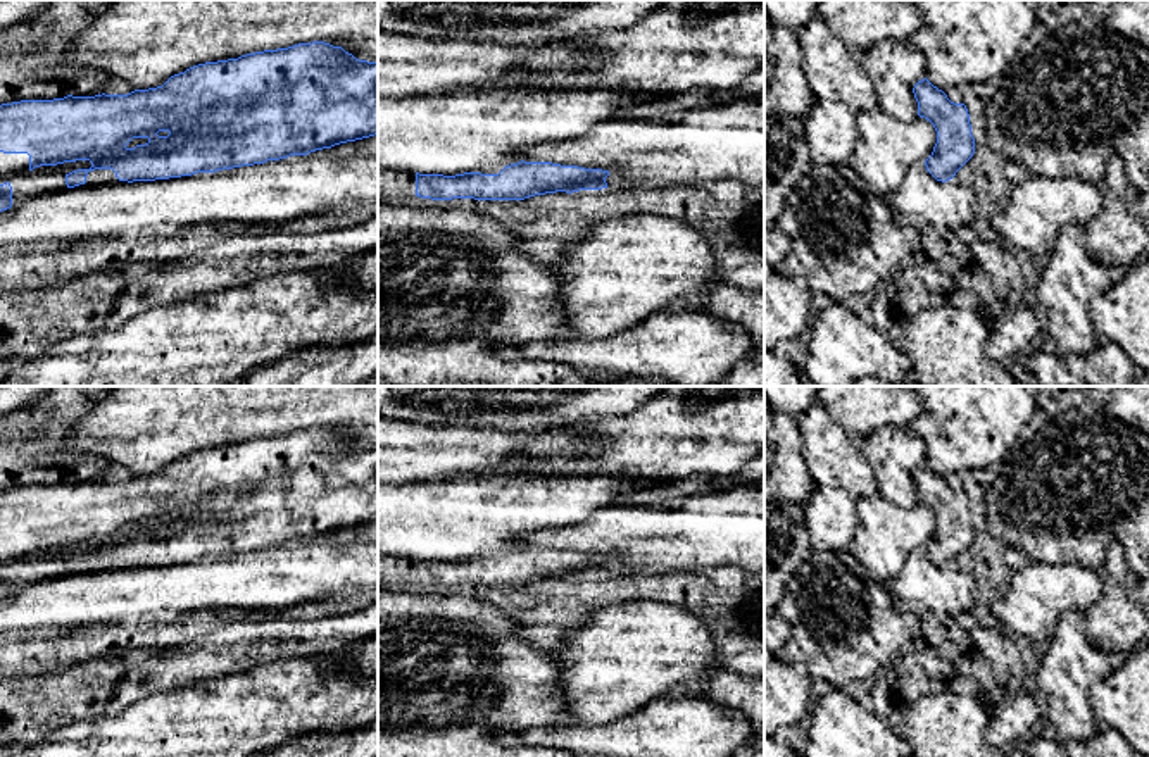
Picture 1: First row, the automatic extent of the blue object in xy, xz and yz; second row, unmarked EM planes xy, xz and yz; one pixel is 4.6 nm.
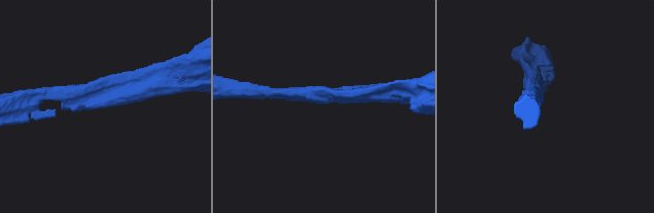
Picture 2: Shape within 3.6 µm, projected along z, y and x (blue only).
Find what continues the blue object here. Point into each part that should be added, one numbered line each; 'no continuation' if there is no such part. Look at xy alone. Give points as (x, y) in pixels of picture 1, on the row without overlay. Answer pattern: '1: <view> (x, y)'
1: xy (99, 563)

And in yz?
no continuation

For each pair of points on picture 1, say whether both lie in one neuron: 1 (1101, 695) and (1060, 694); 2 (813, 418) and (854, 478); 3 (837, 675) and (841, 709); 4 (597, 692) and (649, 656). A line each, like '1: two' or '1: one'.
1: two
2: one
3: two
4: one

